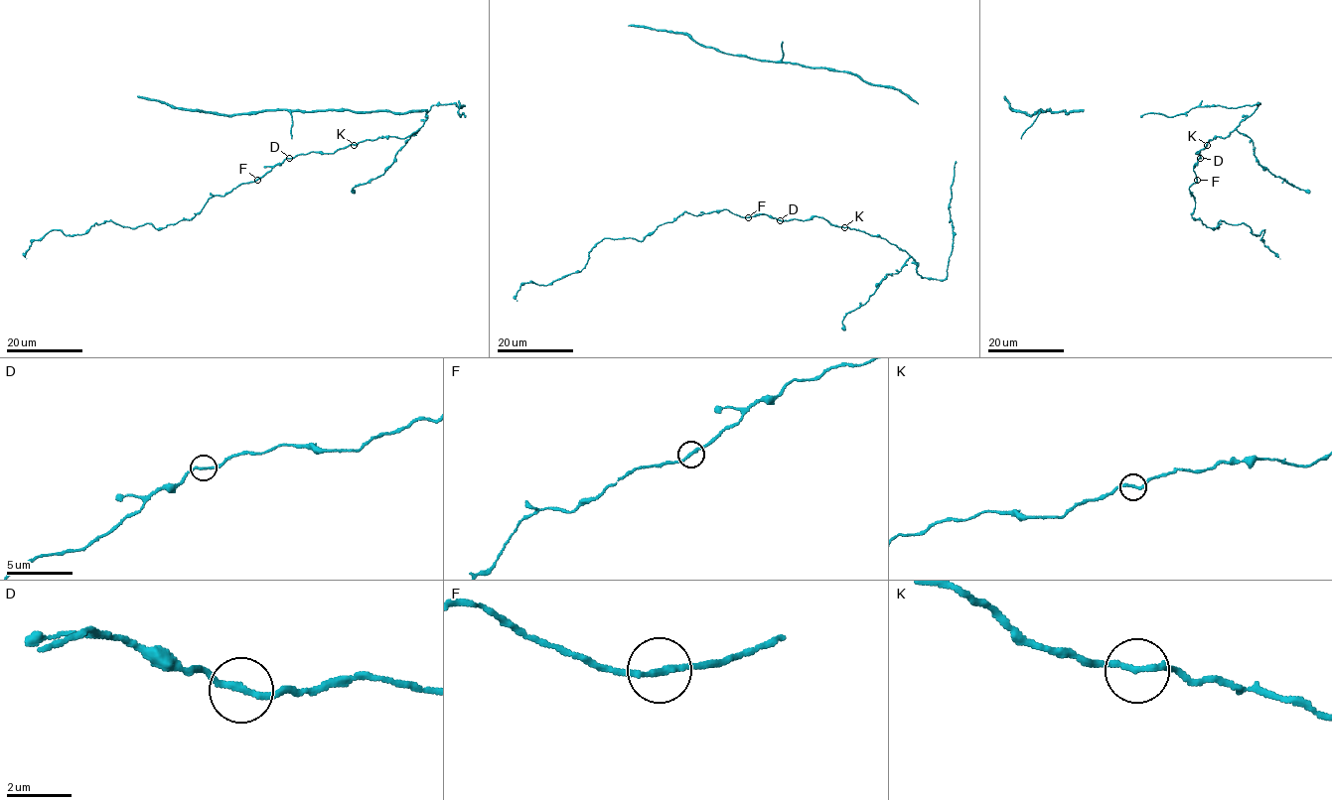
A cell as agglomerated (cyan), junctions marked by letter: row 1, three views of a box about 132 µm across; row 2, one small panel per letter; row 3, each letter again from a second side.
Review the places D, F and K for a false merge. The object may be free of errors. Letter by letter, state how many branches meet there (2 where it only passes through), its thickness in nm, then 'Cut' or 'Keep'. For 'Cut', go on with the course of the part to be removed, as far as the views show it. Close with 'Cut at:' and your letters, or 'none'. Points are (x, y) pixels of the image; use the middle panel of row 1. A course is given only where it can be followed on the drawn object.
D: Branches: 2. Thickness 180 nm. Keep
F: Branches: 2. Thickness 190 nm. Keep
K: Branches: 2. Thickness 190 nm. Keep
Cut at: none

